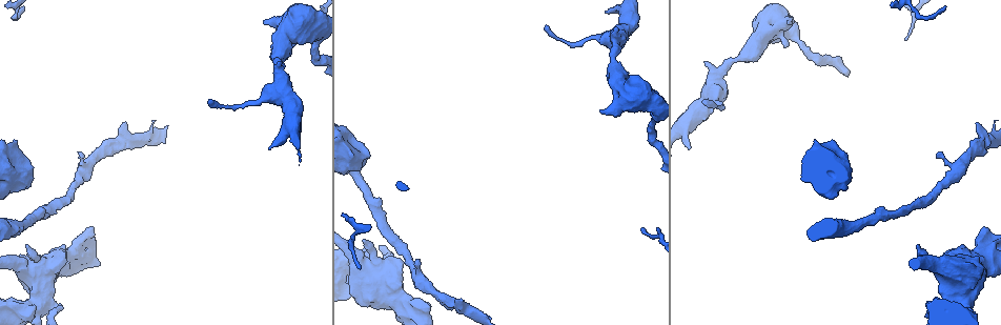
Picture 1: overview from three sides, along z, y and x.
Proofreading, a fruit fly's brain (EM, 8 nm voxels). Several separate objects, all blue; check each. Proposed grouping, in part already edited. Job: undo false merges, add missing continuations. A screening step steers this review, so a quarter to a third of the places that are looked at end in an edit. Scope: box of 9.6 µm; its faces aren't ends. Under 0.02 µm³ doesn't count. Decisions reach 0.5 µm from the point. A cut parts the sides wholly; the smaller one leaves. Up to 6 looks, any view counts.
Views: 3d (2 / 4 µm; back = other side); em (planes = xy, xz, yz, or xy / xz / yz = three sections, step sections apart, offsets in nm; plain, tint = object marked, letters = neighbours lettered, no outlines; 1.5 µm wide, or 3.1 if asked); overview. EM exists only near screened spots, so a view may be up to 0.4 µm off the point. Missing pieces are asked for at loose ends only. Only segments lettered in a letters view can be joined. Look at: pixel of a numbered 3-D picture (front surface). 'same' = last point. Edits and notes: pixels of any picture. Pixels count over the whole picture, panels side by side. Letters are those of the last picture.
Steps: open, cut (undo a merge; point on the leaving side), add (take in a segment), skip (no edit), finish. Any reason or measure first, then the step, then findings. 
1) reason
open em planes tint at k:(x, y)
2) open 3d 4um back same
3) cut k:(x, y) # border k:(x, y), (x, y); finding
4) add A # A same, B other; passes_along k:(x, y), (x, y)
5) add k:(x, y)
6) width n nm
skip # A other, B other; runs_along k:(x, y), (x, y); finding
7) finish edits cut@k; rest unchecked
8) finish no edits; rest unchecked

open em xz step 4 letters at 1:(77, 151)

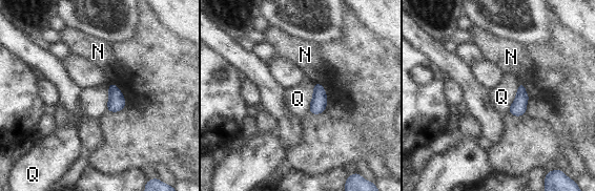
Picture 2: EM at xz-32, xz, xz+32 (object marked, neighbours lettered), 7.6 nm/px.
open em planes letters same

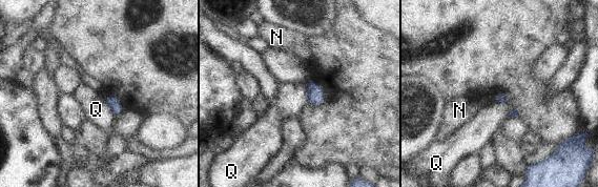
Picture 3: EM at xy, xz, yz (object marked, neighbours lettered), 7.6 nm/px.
skip # N other, Q other; border 3:(103, 97), (103, 100), (115, 116); no lettered segment goes on from it

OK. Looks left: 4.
open em planes plain at 1:(917, 247)

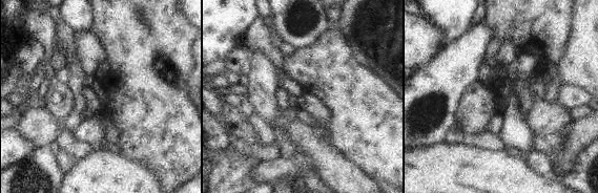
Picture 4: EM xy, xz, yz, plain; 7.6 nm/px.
what lies round it
open em planes letters same

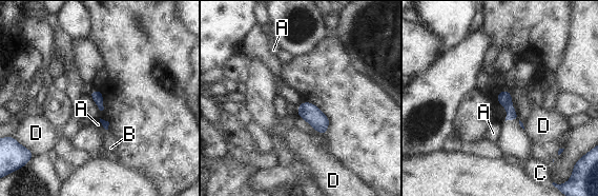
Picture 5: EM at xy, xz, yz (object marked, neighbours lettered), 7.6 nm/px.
skip # A other, B other, C other, D other; border 5:(516, 114), (524, 129); none of them fits

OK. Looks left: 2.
branch stops here
open em planes letters at 1:(278, 63)

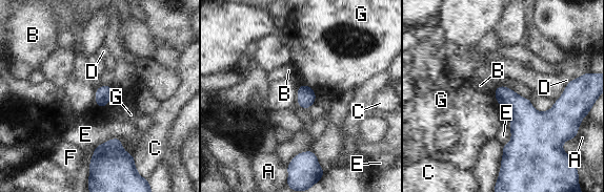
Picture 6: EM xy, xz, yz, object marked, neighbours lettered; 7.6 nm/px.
width 120 nm
skip # A other, B other, C other, D other, E other, F other, G other; none of them fits

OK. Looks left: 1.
finish no edits; rest unchecked

